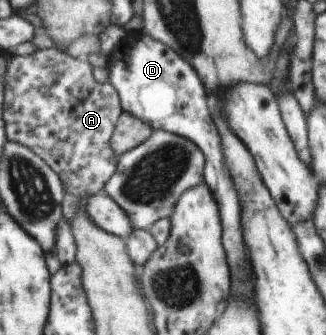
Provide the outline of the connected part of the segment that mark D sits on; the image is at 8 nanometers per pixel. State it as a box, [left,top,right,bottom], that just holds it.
[109,31,257,298]

